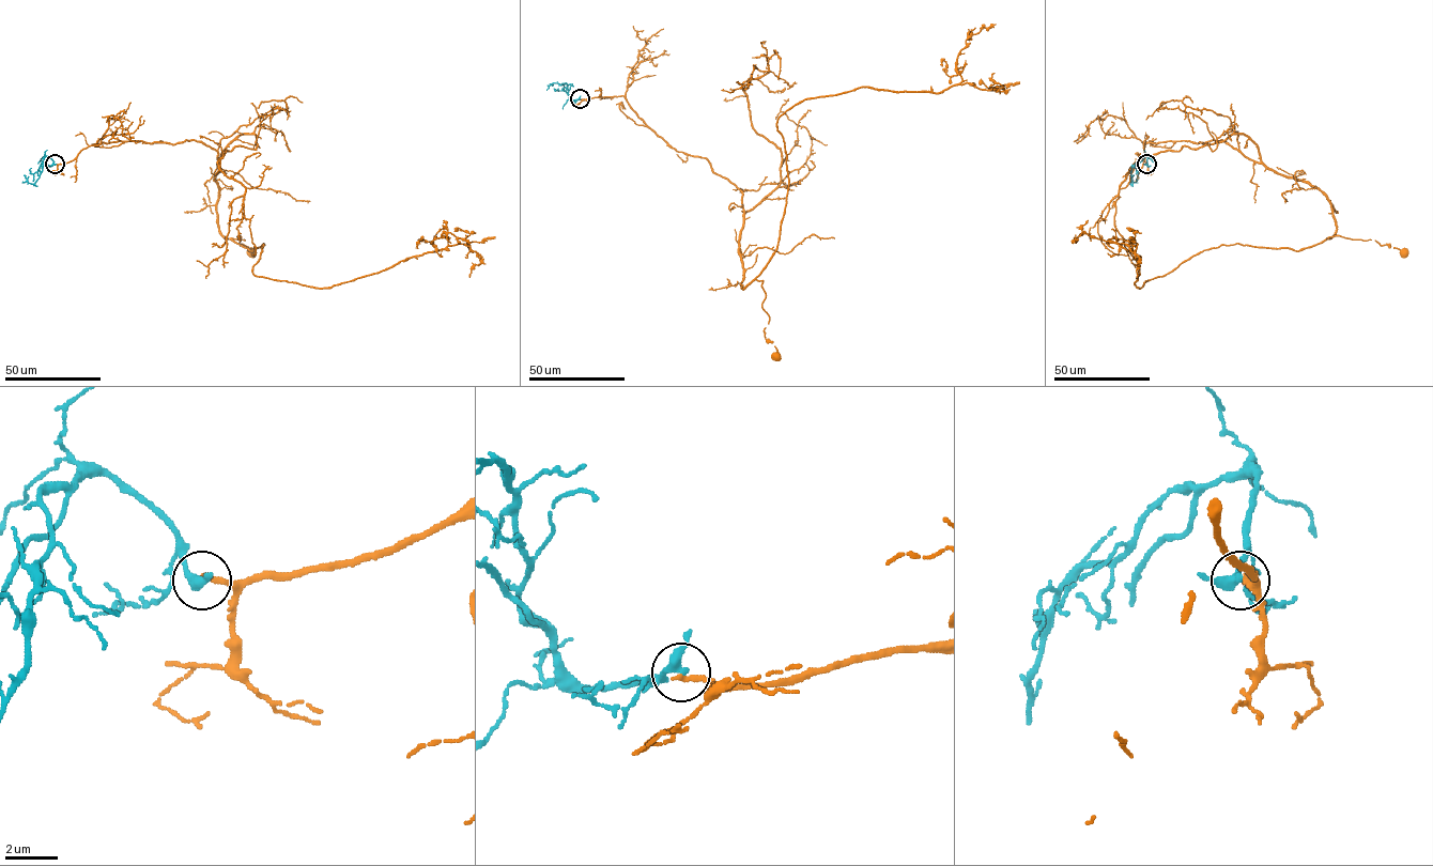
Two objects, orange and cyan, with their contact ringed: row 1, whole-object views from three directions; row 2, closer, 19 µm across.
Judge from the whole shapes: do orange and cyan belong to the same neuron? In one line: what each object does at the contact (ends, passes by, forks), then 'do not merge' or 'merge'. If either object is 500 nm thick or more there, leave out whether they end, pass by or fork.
orange ends | cyan passes by | do not merge

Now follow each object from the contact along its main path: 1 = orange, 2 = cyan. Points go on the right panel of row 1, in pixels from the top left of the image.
1: (1146, 164), (1144, 143), (1222, 140), (1315, 186), (1330, 205), (1337, 232), (1328, 238), (1371, 240), (1403, 252)
2: (1146, 164), (1145, 156), (1134, 165), (1130, 183), (1138, 182)

